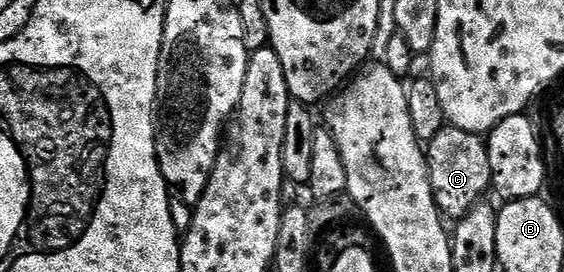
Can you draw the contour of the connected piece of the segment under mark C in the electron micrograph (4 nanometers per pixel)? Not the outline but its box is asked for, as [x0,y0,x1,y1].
[425,125,492,221]

